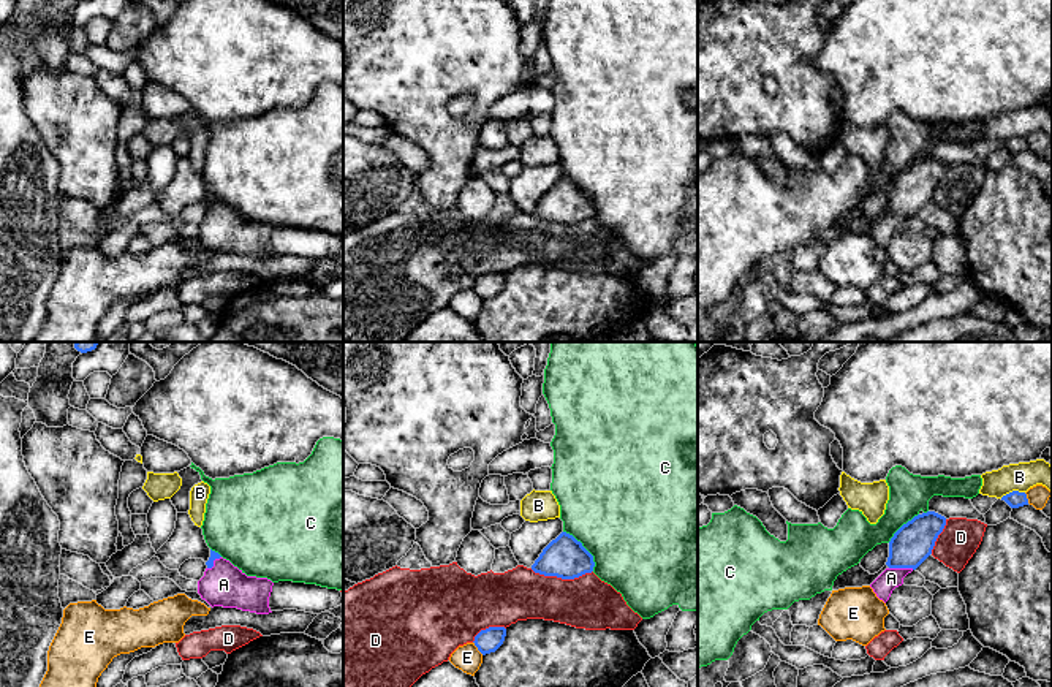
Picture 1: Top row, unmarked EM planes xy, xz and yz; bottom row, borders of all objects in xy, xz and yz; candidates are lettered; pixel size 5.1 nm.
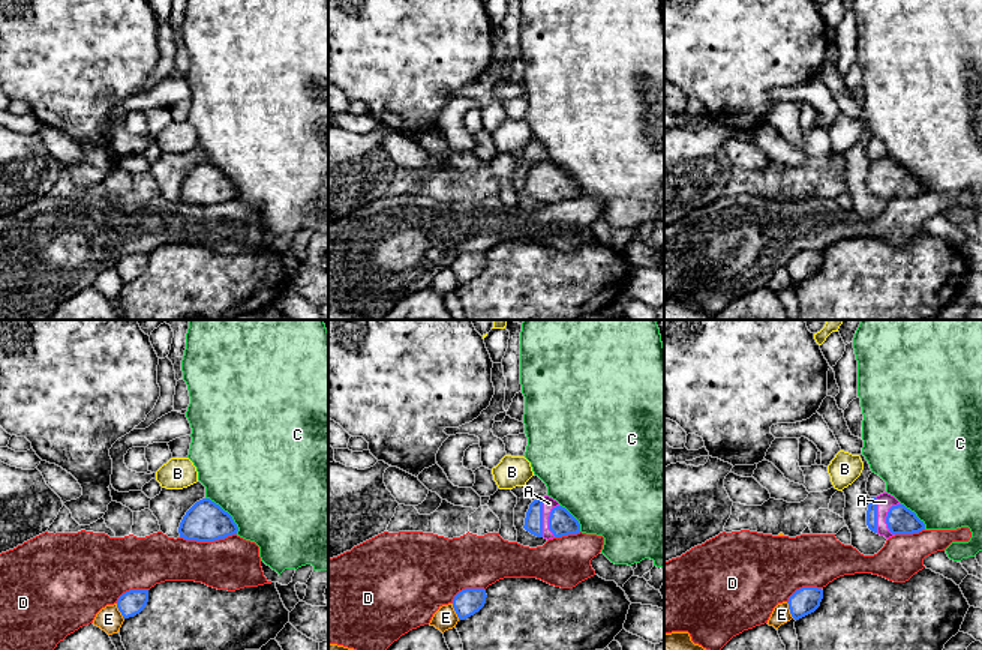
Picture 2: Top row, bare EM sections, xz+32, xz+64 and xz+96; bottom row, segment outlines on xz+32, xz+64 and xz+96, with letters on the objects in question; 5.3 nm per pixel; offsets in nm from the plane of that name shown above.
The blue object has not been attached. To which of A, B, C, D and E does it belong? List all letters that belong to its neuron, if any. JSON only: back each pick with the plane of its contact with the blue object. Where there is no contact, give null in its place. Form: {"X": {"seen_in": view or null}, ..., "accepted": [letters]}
{"A": {"seen_in": "yz"}, "accepted": ["A"]}

